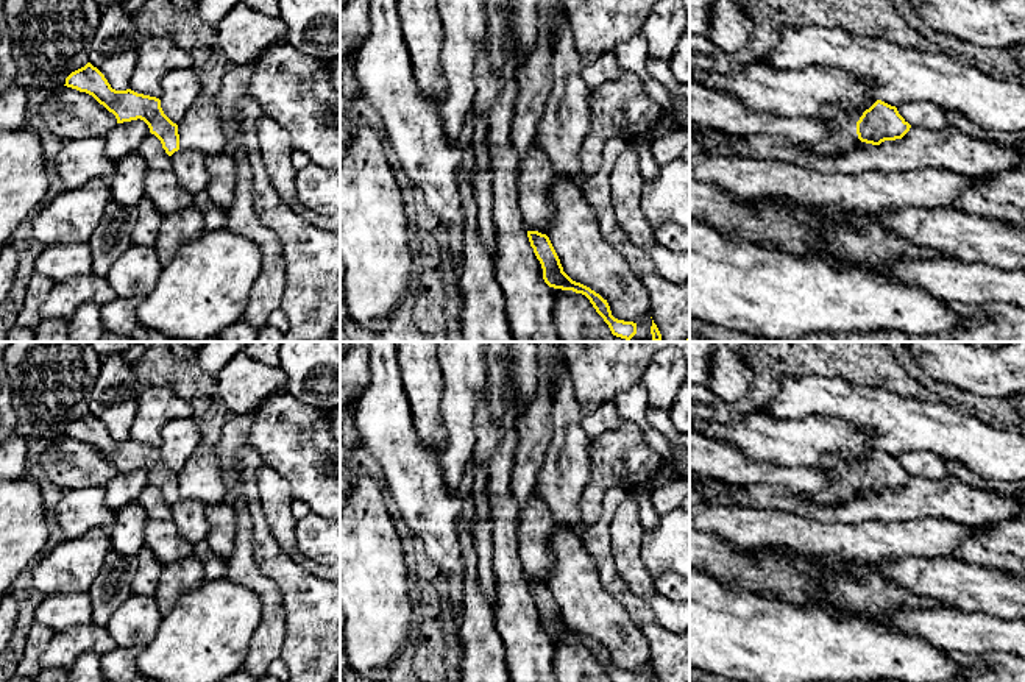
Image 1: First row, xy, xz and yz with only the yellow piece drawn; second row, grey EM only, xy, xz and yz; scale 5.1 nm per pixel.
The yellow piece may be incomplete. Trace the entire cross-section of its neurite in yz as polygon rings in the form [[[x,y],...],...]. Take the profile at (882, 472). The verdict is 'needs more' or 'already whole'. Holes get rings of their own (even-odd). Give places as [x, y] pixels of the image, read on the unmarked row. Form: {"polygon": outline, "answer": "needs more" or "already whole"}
{"polygon": [[[877,449],[863,462],[858,471],[836,464],[828,473],[828,485],[816,493],[799,493],[800,498],[818,506],[838,507],[846,504],[858,490],[880,495],[885,490],[902,488],[911,474],[899,464],[896,456]]], "answer": "needs more"}

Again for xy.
{"polygon": [[[90,412],[72,421],[64,435],[92,445],[115,465],[117,473],[144,470],[168,506],[179,499],[178,474],[164,464],[159,448],[131,439],[112,439],[105,424]]], "answer": "already whole"}

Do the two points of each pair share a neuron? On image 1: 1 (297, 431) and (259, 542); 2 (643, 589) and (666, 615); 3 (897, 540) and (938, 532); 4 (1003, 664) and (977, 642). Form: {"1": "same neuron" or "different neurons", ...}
{"1": "different neurons", "2": "same neuron", "3": "same neuron", "4": "different neurons"}

